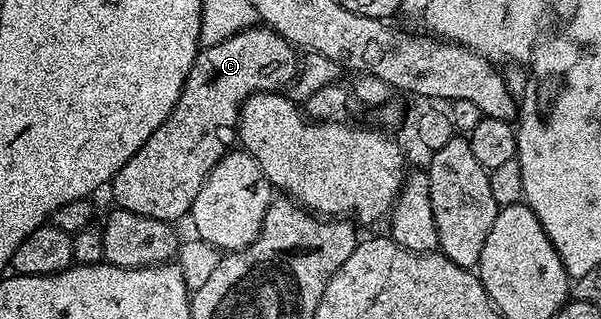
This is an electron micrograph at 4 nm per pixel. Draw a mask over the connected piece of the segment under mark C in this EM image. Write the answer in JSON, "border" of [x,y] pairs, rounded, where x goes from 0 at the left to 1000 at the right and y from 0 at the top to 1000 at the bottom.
{"border":[[[439,75],[416,82],[413,94],[399,94],[364,138],[329,154],[328,182],[318,201],[318,226],[285,364],[278,364],[278,376],[258,401],[245,451],[238,451],[238,464],[231,464],[231,476],[225,476],[225,489],[218,489],[218,502],[211,502],[211,514],[205,514],[205,527],[198,527],[190,552],[185,574],[188,621],[195,630],[190,636],[211,665],[283,702],[293,699],[293,683],[306,671],[309,680],[319,661],[324,614],[331,614],[331,589],[338,589],[338,564],[351,527],[358,527],[363,502],[379,483],[396,442],[394,373],[401,367],[401,332],[419,295],[473,285],[498,229],[494,169],[496,160],[476,119]]]}

